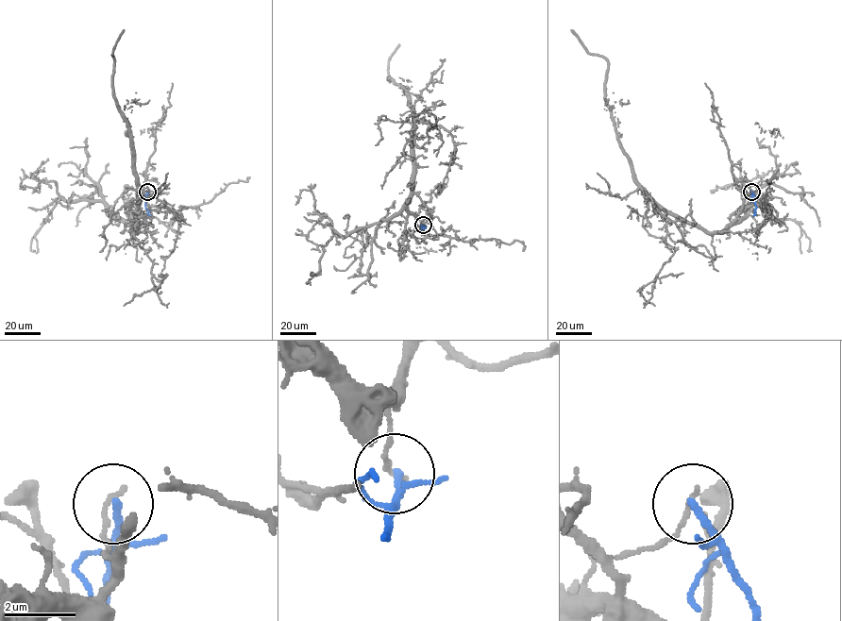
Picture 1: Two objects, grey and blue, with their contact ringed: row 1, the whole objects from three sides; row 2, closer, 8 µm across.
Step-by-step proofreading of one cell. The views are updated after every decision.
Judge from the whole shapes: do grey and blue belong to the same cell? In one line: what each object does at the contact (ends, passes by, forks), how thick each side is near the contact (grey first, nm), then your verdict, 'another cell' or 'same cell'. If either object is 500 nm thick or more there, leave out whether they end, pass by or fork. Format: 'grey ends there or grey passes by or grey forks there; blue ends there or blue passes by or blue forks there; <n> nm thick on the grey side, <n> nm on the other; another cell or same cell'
grey ends there; blue ends there; 130 nm thick on the grey side, 200 nm on the other; another cell

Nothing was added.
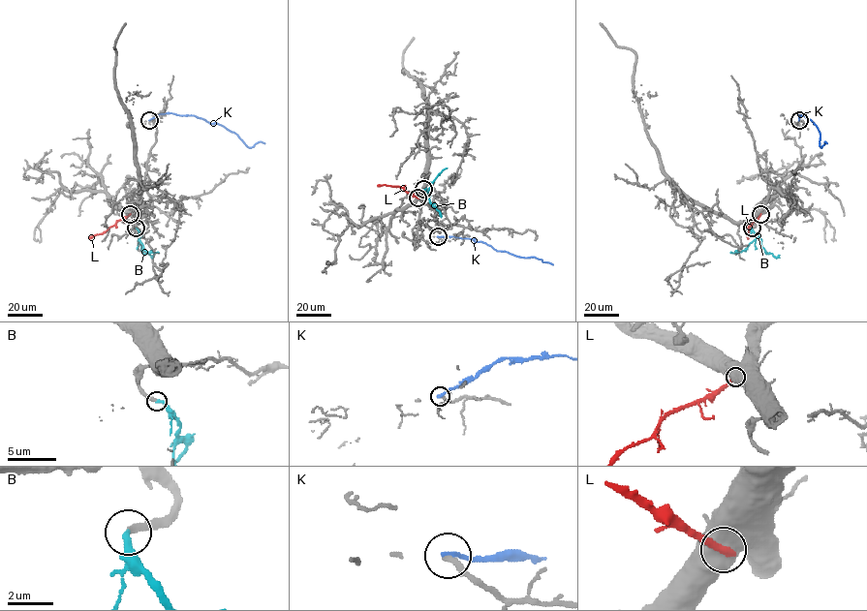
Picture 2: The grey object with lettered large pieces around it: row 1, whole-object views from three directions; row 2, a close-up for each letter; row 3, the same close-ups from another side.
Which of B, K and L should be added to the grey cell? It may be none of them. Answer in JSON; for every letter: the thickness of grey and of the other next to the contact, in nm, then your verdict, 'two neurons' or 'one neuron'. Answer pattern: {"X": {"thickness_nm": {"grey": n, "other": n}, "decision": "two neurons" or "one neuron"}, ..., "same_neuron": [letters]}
{"B": {"thickness_nm": {"grey": 240, "other": 240}, "decision": "one neuron"}, "K": {"thickness_nm": {"grey": 240, "other": 190}, "decision": "two neurons"}, "L": {"thickness_nm": {"grey": 750, "other": 360}, "decision": "two neurons"}, "same_neuron": ["B"]}

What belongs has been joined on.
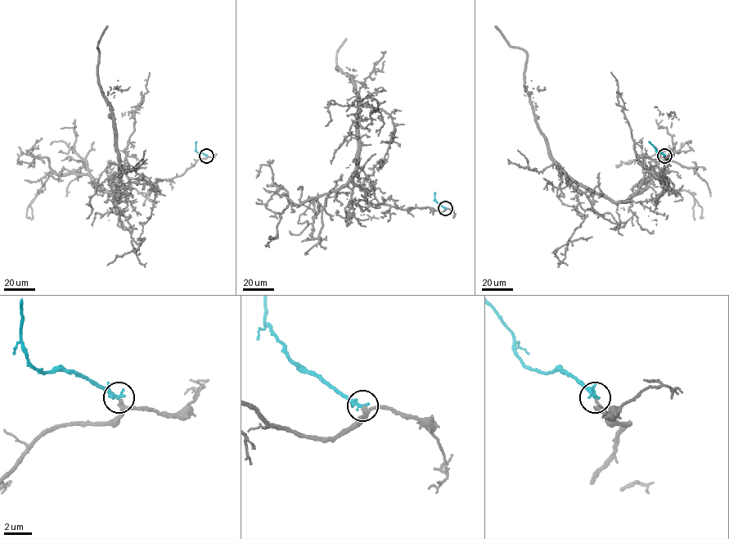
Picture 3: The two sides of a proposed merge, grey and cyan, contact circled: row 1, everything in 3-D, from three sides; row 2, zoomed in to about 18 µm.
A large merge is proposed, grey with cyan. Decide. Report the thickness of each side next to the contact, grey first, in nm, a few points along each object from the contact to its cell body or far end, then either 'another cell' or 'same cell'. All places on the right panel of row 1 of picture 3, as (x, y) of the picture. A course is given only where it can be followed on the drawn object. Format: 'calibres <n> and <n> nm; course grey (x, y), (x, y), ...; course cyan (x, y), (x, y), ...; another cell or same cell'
calibres 200 and 240 nm; course grey (664, 156), (666, 179), (647, 171), (625, 200), (579, 184), (536, 120), (527, 53), (495, 25); course cyan (664, 156), (657, 152), (649, 142); same cell

